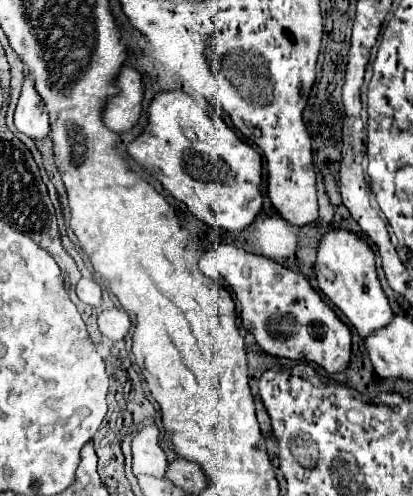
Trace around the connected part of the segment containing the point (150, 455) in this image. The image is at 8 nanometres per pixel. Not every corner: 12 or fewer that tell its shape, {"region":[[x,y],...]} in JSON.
{"region":[[159,430],[133,438],[133,472],[165,478],[169,460]]}

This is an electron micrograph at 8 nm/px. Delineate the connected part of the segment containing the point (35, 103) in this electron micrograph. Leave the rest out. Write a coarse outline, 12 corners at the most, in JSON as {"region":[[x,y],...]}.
{"region":[[25,72],[15,128],[33,140],[49,136],[47,110]]}

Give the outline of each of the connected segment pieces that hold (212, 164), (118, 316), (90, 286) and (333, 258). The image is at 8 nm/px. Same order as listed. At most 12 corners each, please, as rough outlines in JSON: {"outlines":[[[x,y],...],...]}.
{"outlines":[[[181,90],[127,152],[193,216],[241,232],[259,152]],[[125,310],[99,314],[99,332],[109,340],[123,340],[131,328]],[[81,278],[77,296],[81,302],[99,308],[101,288],[95,280]],[[327,232],[315,274],[363,340],[391,324],[369,244]]]}

